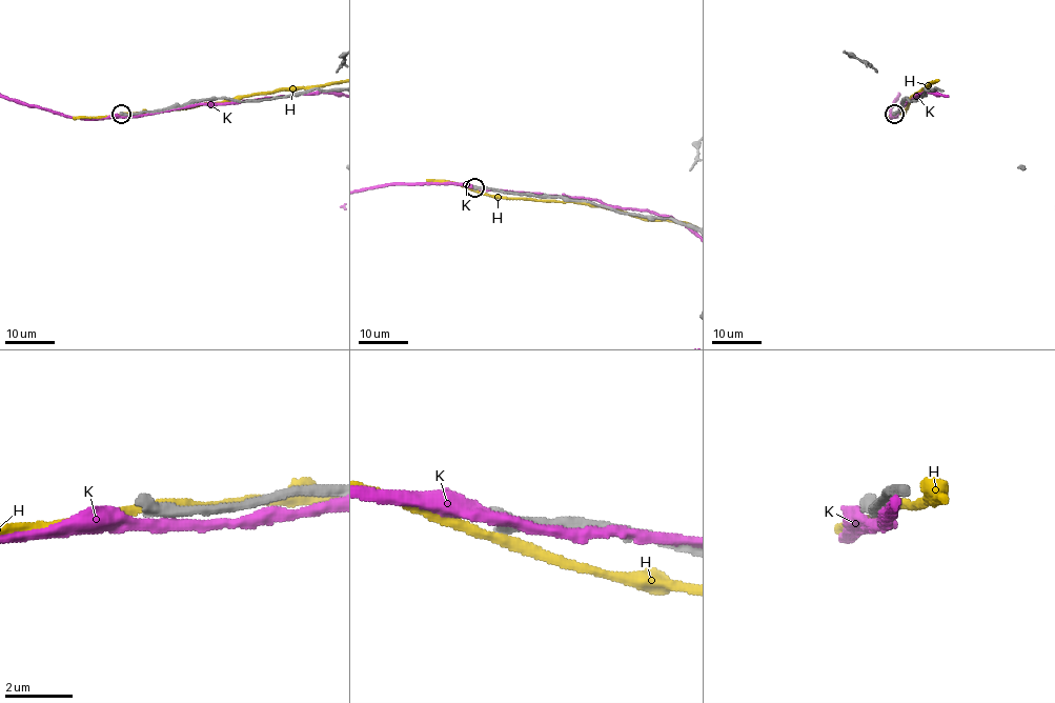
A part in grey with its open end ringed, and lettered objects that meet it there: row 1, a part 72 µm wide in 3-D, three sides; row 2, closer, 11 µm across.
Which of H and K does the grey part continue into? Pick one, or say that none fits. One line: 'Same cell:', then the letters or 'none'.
Same cell: none

